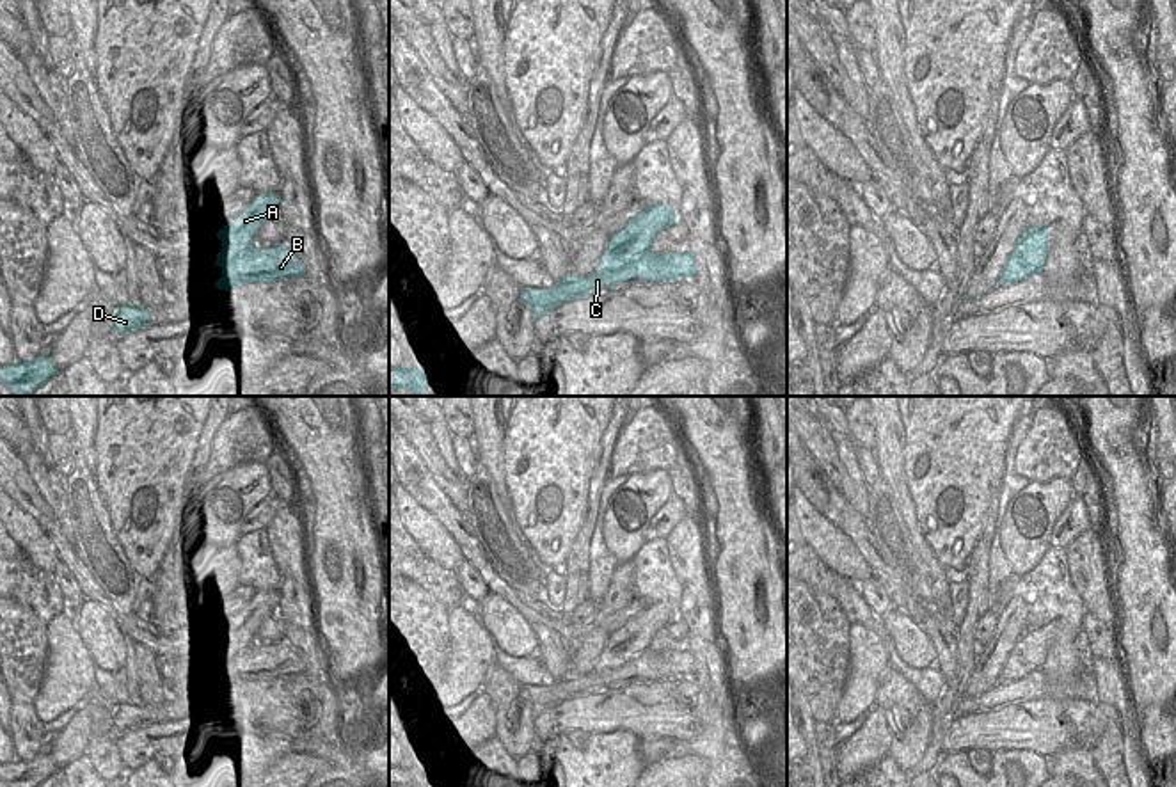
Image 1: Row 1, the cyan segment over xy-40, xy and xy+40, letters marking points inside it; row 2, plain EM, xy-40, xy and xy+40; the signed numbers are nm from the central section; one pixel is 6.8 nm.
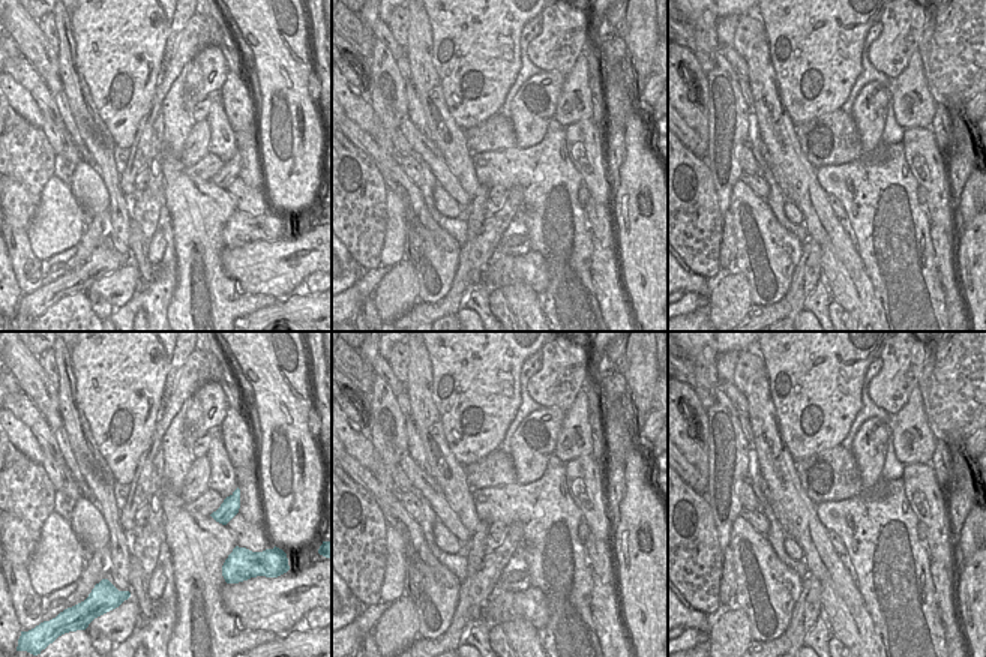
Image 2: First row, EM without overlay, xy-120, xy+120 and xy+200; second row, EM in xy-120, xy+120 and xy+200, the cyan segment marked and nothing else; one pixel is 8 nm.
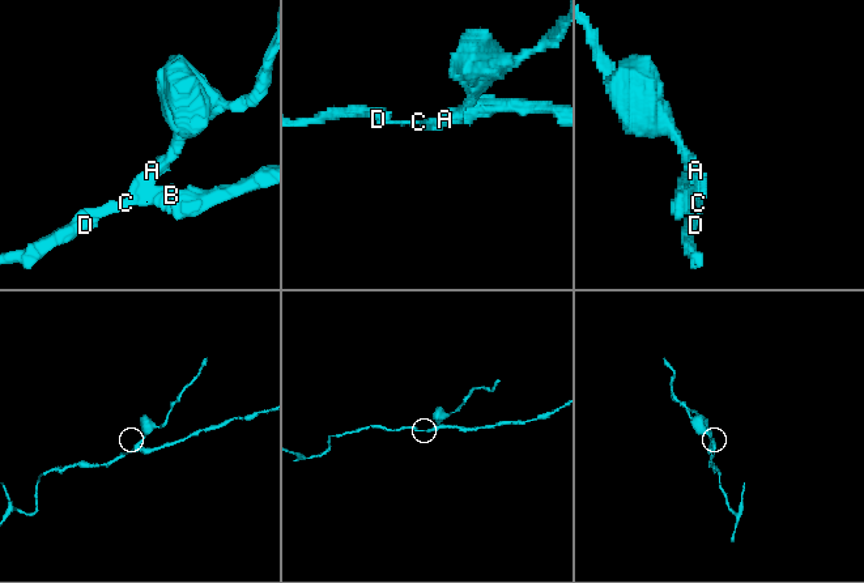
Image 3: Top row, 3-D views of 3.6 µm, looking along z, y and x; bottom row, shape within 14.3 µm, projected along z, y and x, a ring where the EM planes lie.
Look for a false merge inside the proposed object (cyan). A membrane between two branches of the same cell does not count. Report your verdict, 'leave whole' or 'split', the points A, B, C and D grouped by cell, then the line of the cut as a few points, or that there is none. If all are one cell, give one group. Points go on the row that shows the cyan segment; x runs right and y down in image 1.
split; A / B C D; cut in xy along (656, 231), (635, 231), (619, 244), (608, 244)

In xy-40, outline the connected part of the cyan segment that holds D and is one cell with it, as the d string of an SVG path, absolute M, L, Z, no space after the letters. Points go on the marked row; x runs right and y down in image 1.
M119 306L114 314L115 334L128 334L139 330L142 325L149 323L149 309L144 306Z

